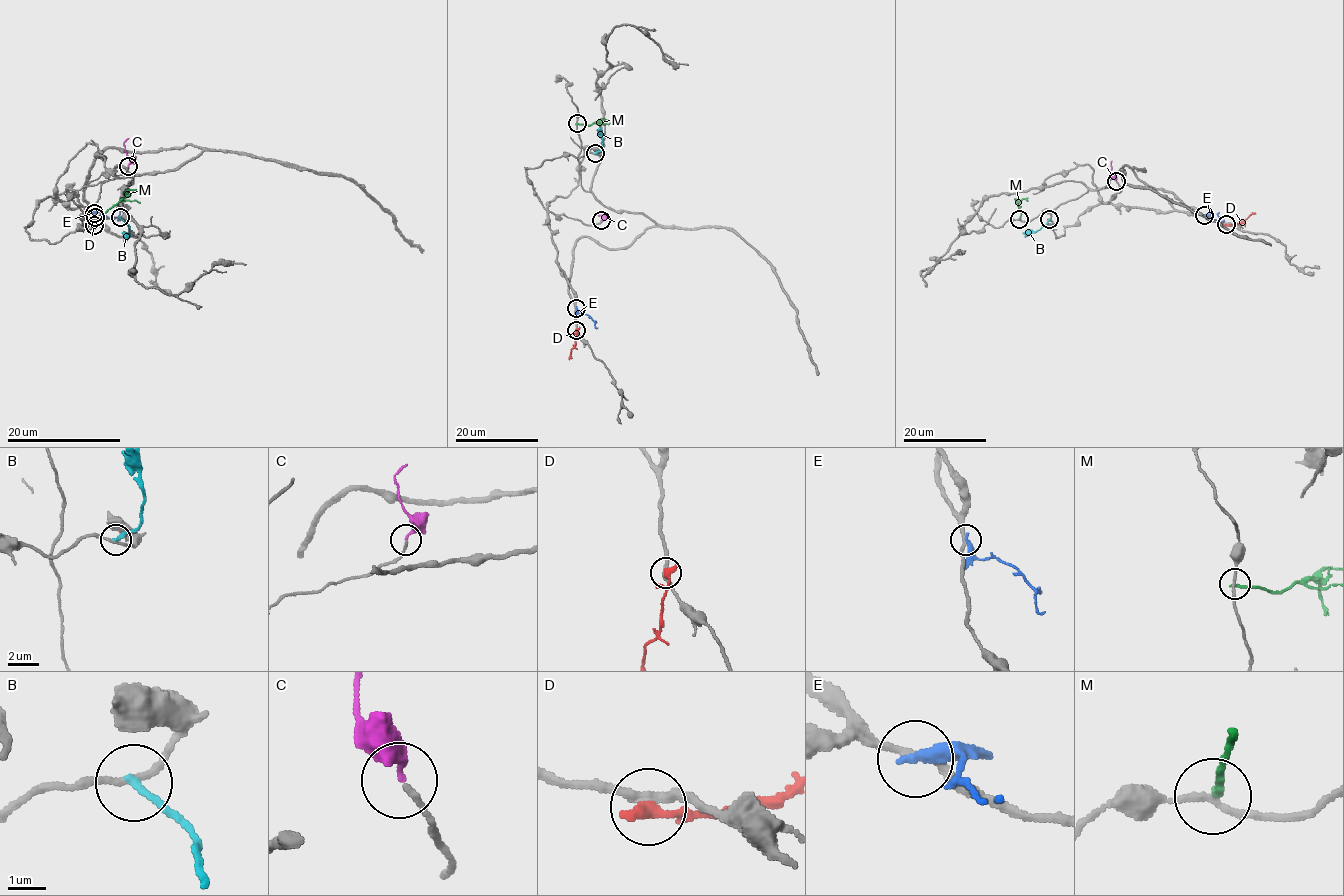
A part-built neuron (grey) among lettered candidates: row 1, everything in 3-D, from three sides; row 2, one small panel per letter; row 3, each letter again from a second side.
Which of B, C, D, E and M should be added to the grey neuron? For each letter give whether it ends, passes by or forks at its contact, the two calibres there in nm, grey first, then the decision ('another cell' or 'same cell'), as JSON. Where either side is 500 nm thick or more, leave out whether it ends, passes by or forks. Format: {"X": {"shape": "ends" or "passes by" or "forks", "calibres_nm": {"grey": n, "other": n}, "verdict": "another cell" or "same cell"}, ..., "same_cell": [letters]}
{"B": {"shape": "ends", "calibres_nm": {"grey": 150, "other": 200}, "verdict": "another cell"}, "C": {"shape": "ends", "calibres_nm": {"grey": 150, "other": 200}, "verdict": "same cell"}, "D": {"shape": "ends", "calibres_nm": {"grey": 240, "other": 400}, "verdict": "another cell"}, "E": {"shape": "ends", "calibres_nm": {"grey": 200, "other": 360}, "verdict": "another cell"}, "M": {"shape": "ends", "calibres_nm": {"grey": 160, "other": 190}, "verdict": "another cell"}, "same_cell": ["C"]}

